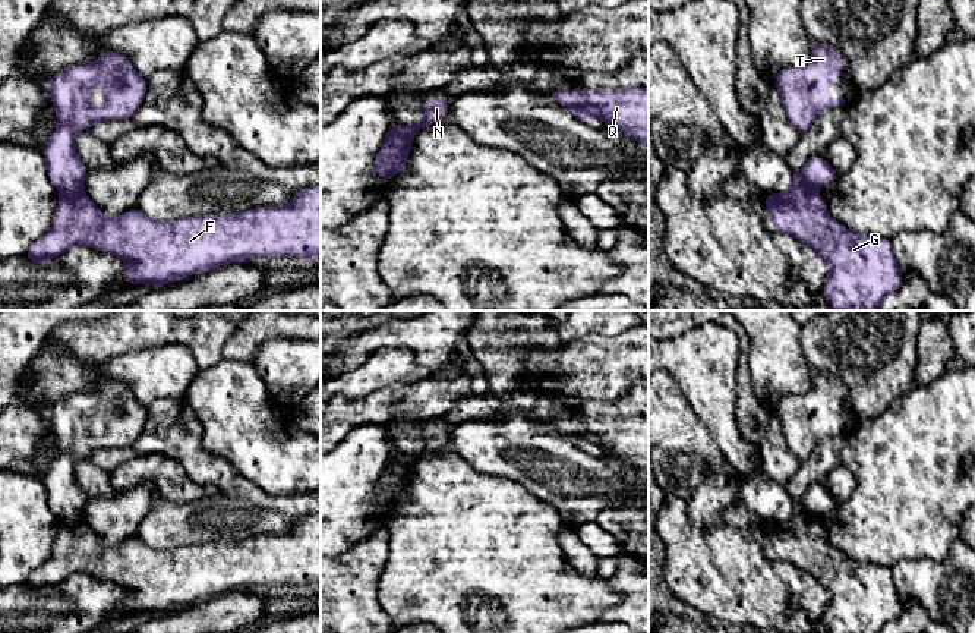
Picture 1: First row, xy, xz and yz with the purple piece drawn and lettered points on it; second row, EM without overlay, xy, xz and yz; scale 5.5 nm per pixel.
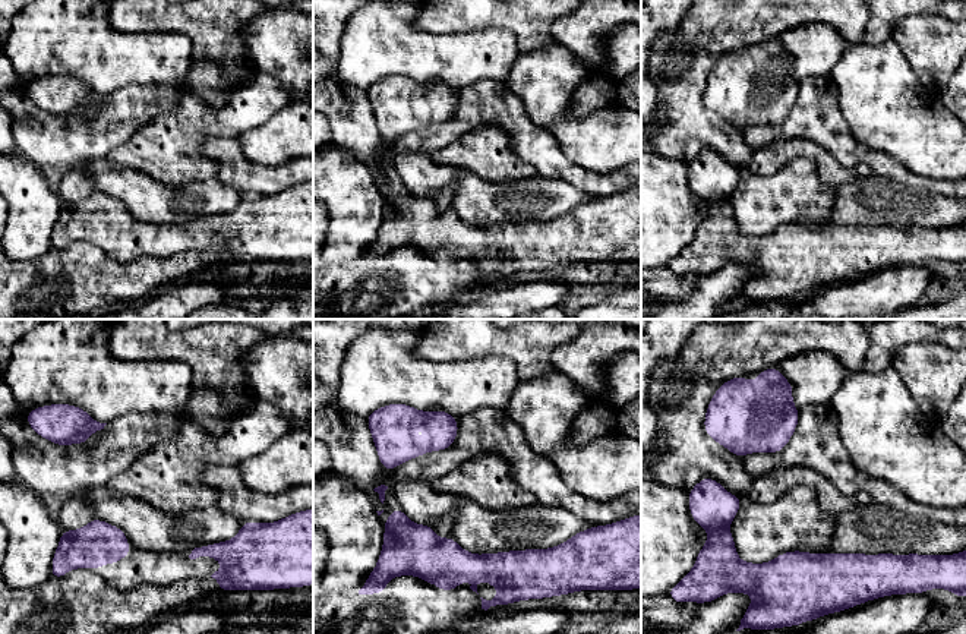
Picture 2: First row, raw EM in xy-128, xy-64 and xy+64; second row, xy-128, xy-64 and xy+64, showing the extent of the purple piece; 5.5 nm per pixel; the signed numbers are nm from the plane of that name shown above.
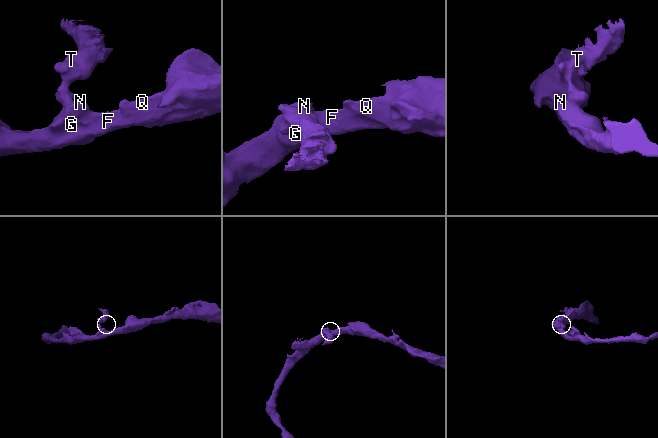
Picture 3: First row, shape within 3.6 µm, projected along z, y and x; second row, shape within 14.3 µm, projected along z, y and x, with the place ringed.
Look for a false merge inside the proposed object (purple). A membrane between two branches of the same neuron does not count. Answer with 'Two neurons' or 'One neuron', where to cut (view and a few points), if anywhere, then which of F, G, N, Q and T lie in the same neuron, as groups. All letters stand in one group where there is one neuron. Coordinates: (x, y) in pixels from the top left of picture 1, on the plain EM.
Two neurons. Split along xy (81, 515), (60, 522). Groups: F G N Q / T

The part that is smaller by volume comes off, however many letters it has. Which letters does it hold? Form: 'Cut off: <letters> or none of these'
Cut off: T

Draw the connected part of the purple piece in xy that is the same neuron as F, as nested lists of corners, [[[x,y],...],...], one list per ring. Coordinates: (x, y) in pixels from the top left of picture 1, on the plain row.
[[[321,513],[296,520],[284,535],[179,548],[151,548],[138,535],[107,547],[83,516],[76,516],[60,522],[51,557],[23,586],[42,593],[73,573],[120,586],[127,593],[124,612],[154,617],[258,585],[297,585],[313,592],[321,582]]]

